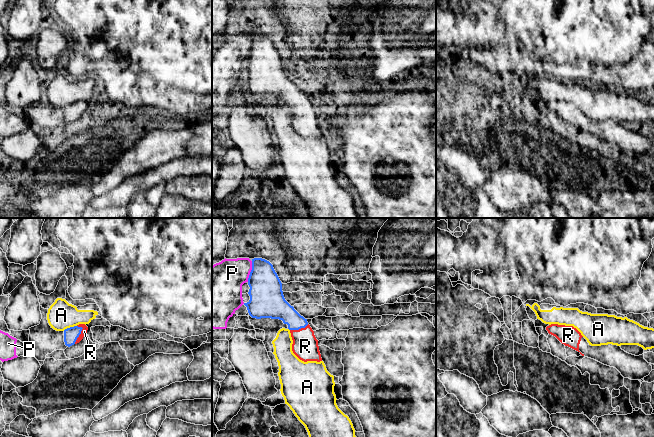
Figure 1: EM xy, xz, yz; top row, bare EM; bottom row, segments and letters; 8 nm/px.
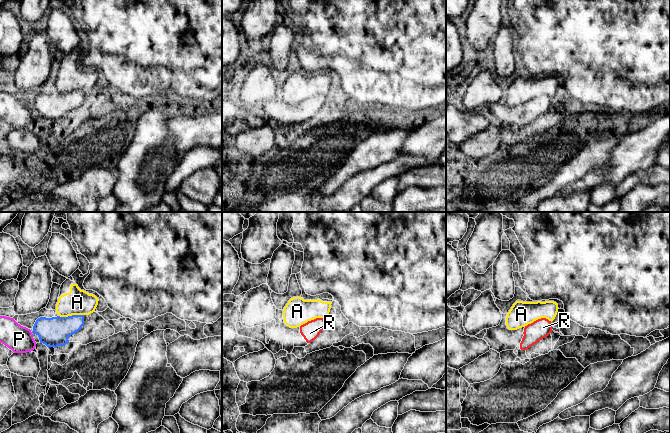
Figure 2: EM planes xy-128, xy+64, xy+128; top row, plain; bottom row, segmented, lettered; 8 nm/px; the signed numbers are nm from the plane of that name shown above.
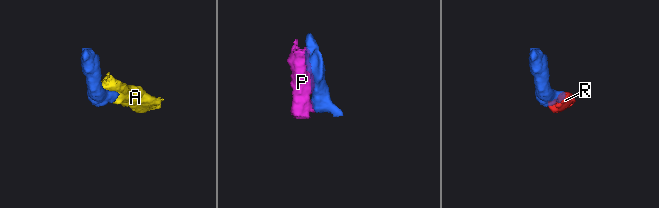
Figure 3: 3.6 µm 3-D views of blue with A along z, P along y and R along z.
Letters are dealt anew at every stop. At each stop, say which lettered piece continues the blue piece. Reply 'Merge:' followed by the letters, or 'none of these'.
Merge: R

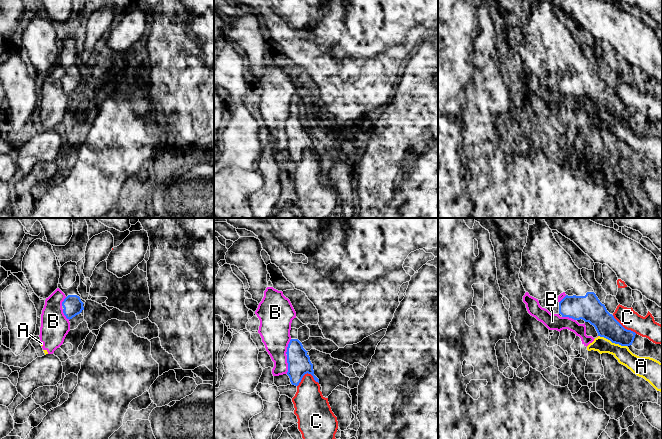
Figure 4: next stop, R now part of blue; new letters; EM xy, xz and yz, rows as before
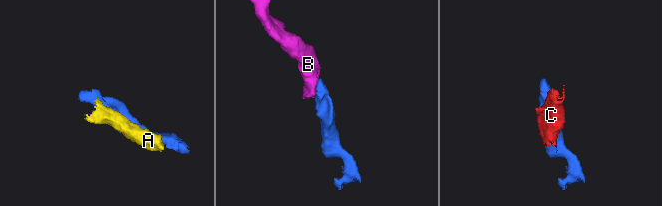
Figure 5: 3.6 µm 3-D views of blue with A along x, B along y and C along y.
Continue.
Merge: none of these

